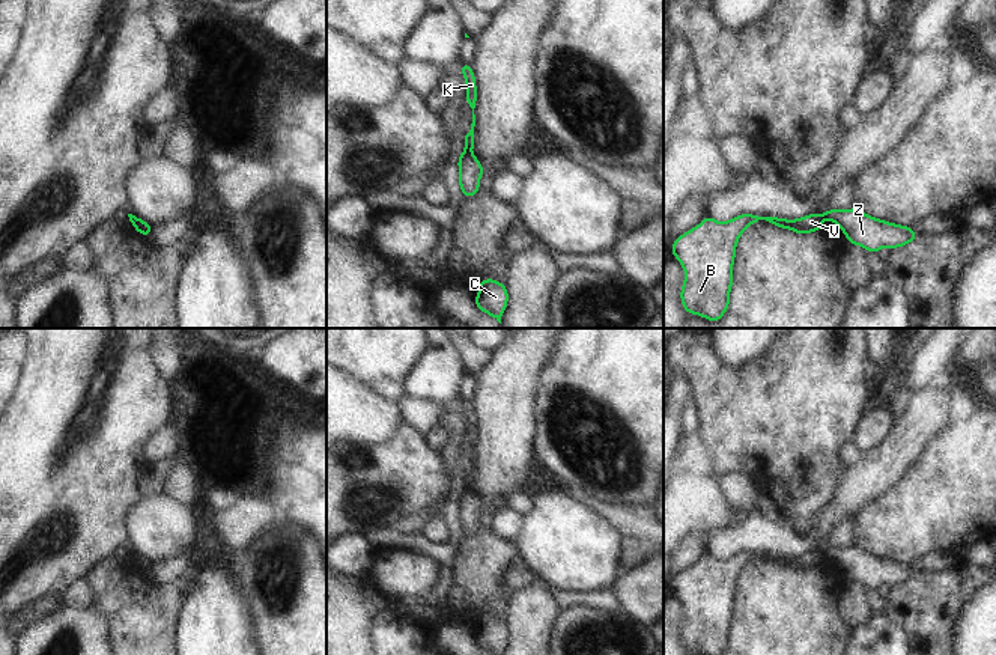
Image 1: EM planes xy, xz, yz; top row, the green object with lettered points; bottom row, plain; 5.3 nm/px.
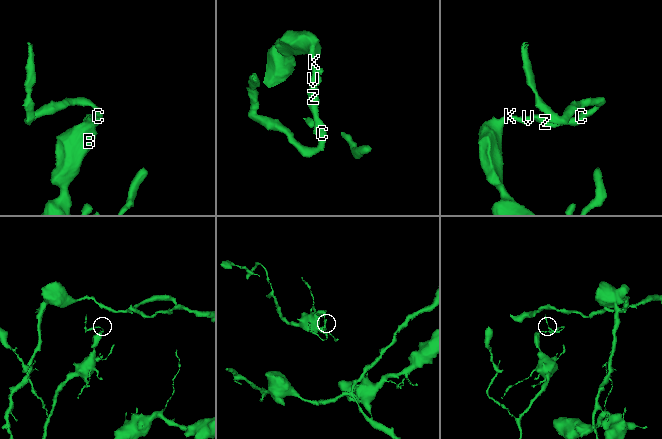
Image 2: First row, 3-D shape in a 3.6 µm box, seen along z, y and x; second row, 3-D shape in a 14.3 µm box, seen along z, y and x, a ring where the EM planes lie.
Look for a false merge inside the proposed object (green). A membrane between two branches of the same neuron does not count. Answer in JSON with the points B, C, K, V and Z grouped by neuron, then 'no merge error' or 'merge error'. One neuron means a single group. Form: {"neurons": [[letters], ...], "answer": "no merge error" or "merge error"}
{"neurons": [["B", "K", "V"], ["C", "Z"]], "answer": "merge error"}

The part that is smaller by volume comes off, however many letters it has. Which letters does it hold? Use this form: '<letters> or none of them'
C, Z

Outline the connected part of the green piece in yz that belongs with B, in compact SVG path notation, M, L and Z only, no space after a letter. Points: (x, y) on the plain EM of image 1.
M740 551L725 560L707 553L698 563L677 574L670 589L685 605L680 635L689 652L722 655L728 647L737 578L748 563L760 557L805 572L820 568L824 551L796 557Z

